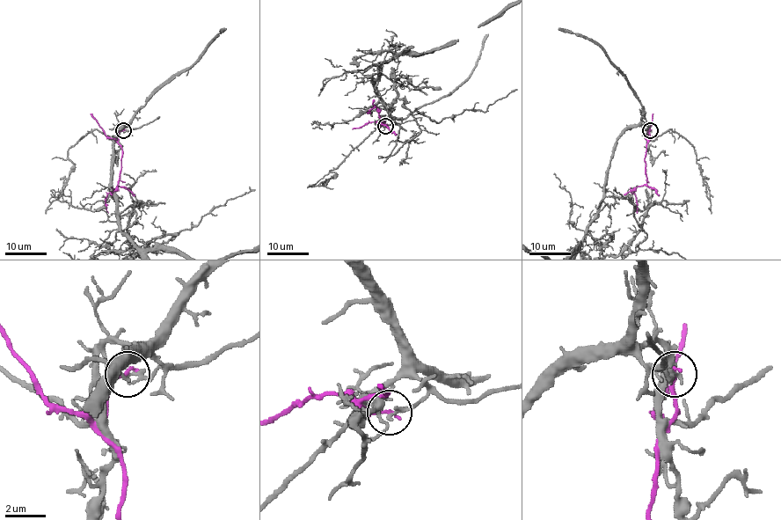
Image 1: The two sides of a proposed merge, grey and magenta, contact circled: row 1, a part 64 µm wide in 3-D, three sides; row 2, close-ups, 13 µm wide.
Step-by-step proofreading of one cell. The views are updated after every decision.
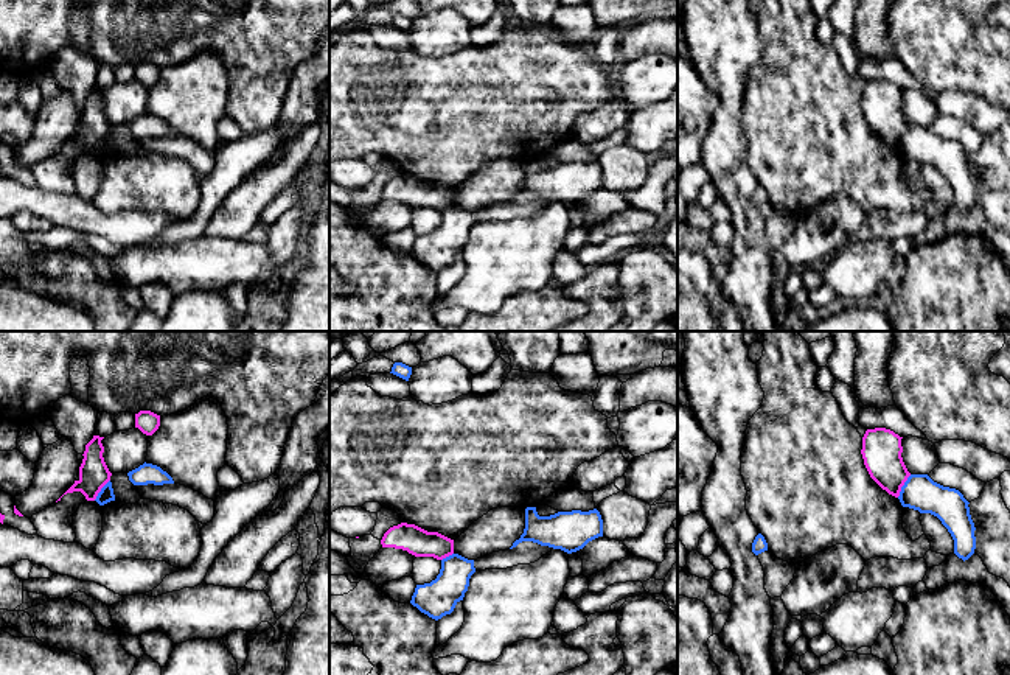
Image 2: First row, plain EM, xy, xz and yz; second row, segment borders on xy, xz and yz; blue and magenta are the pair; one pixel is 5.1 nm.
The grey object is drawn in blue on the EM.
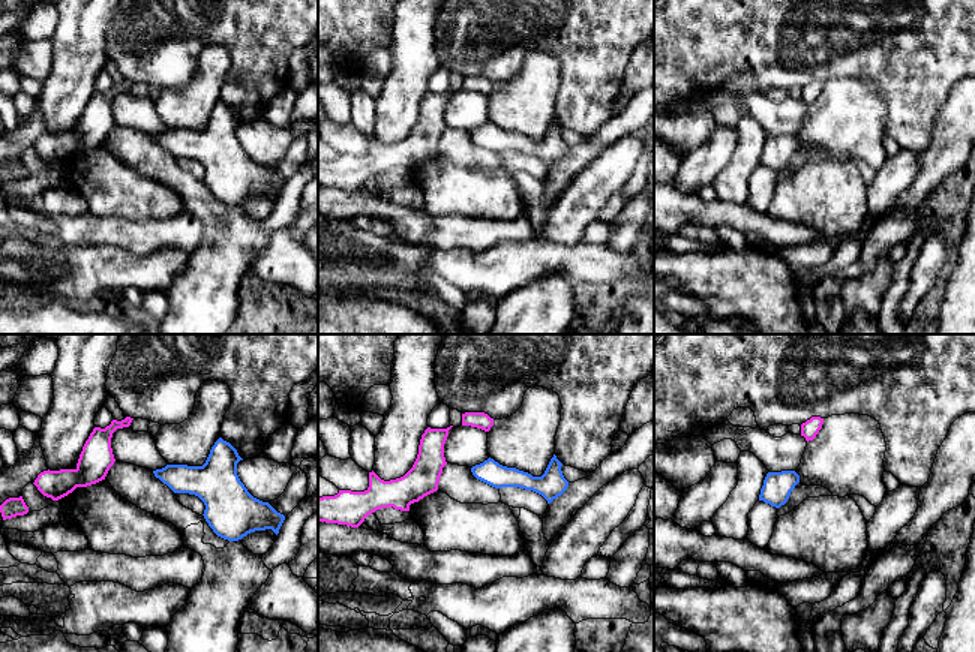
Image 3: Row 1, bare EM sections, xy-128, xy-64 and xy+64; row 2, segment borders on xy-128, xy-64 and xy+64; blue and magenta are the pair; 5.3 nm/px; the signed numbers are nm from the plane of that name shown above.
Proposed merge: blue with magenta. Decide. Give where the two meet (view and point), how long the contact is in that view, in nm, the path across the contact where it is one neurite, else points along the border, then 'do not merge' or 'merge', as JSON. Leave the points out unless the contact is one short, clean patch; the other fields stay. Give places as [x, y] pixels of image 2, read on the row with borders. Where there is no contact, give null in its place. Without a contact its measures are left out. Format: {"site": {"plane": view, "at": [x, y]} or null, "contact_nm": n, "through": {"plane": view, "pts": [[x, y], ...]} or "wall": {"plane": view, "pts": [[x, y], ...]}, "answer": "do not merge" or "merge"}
{"site": {"plane": "yz", "at": [903, 486]}, "contact_nm": 140, "wall": {"plane": "yz", "pts": [[911, 475], [897, 496]]}, "answer": "do not merge"}

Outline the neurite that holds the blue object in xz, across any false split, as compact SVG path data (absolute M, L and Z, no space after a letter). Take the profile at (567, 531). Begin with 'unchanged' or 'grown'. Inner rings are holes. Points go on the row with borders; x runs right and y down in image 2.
unchanged | M527 507L524 533L510 549L522 541L533 541L572 554L598 537L603 537L603 519L597 509L589 512L558 512L550 516L539 516L536 507Z

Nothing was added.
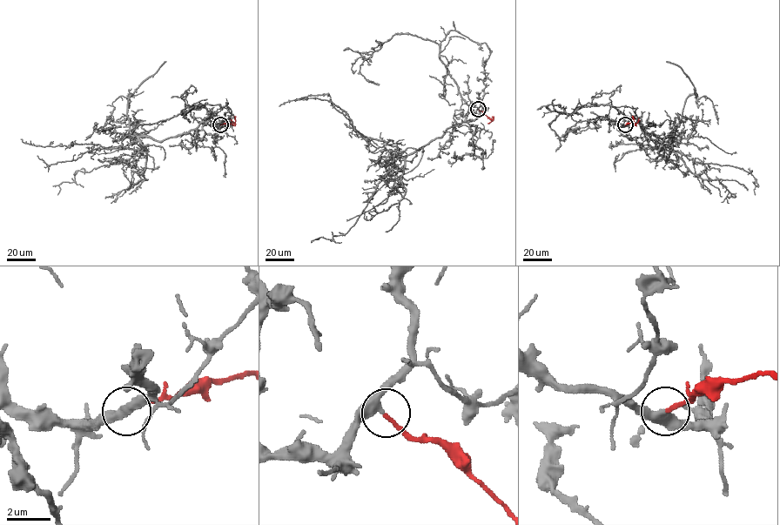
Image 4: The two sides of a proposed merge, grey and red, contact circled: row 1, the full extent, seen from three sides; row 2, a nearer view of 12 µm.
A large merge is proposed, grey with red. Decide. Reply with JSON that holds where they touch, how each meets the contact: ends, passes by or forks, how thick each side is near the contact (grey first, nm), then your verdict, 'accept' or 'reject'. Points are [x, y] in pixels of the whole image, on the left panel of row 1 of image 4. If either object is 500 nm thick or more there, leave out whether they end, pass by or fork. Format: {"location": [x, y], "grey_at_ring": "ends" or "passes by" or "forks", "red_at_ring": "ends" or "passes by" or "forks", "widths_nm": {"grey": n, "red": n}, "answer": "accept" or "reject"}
{"location": [220, 124], "grey_at_ring": "passes by", "red_at_ring": "ends", "widths_nm": {"grey": 320, "red": 180}, "answer": "accept"}

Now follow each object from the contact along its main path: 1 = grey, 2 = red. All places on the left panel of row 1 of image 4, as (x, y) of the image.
1: (220, 124), (208, 117), (161, 141), (140, 136), (142, 148), (130, 158), (78, 171), (57, 194)
2: (220, 124), (229, 123), (234, 125), (233, 116)

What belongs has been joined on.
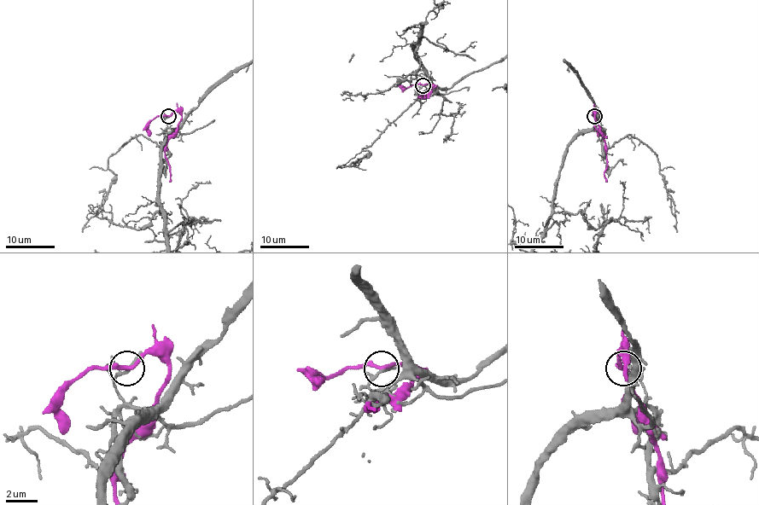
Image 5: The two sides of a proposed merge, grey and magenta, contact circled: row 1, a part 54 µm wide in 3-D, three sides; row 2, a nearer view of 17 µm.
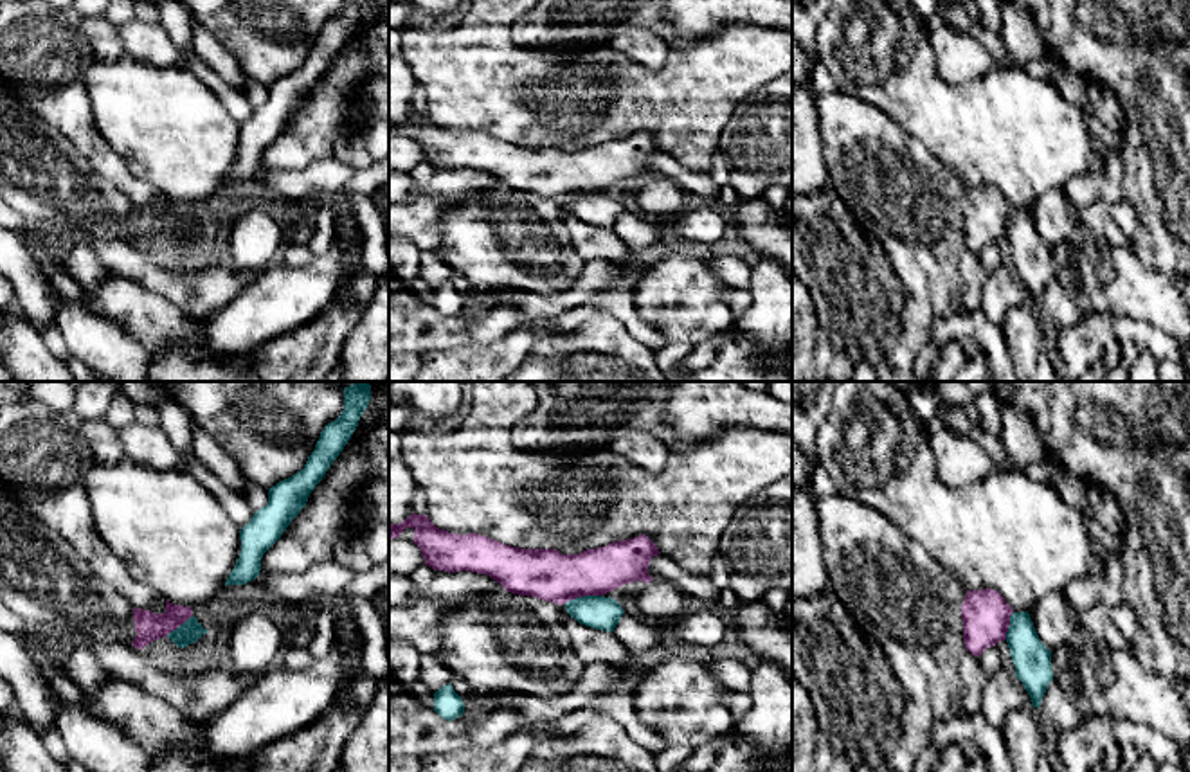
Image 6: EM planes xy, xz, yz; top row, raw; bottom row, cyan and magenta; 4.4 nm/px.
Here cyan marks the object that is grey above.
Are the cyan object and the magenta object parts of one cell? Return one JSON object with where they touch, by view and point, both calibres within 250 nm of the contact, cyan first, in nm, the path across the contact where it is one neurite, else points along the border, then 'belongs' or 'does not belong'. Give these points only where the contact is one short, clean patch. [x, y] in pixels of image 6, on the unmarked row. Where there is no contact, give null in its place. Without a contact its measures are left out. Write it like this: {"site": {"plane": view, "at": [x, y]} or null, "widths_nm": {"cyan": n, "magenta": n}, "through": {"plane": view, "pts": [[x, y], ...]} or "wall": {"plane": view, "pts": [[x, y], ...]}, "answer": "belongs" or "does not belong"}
{"site": {"plane": "xz", "at": [584, 193]}, "widths_nm": {"cyan": 150, "magenta": 220}, "answer": "does not belong"}

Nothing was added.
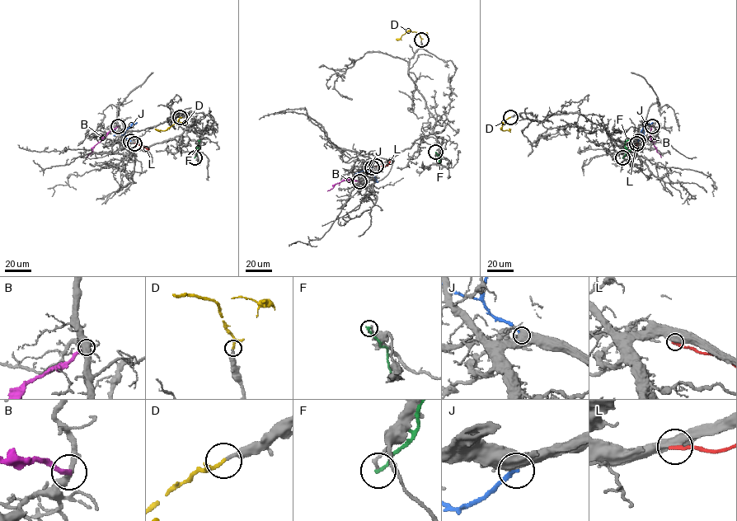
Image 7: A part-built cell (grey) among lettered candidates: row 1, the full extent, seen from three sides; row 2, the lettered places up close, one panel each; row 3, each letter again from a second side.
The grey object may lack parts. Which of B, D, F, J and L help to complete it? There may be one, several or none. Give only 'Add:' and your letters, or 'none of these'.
Add: D

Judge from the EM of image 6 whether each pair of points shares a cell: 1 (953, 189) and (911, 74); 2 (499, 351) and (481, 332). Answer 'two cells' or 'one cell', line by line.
1: two cells
2: two cells

